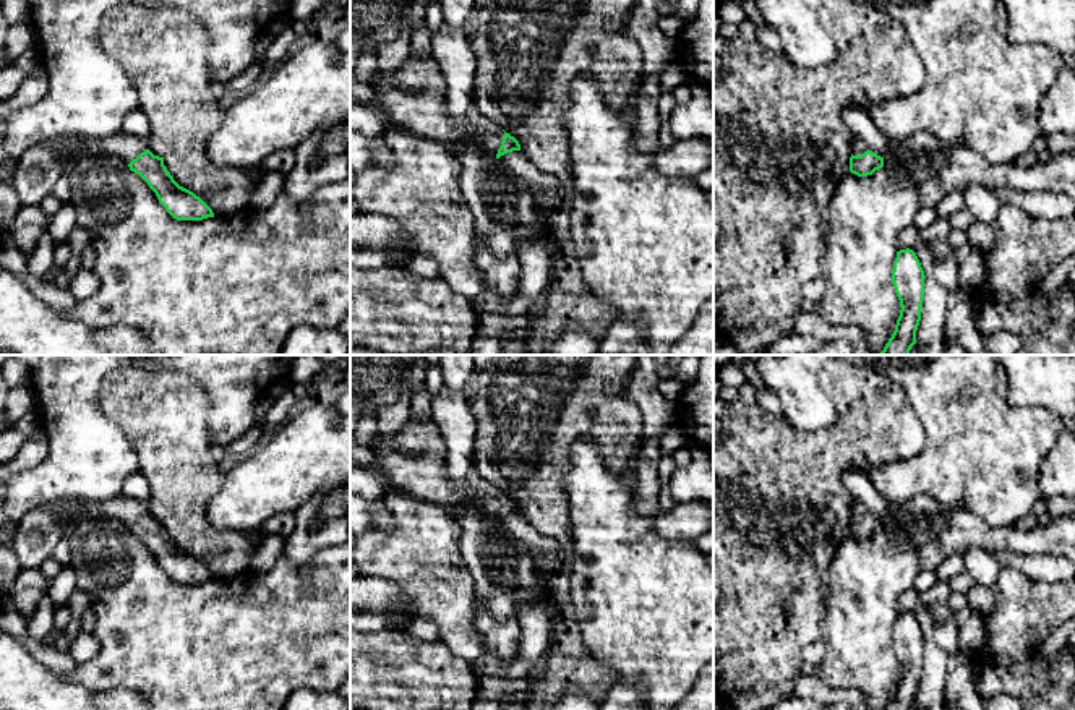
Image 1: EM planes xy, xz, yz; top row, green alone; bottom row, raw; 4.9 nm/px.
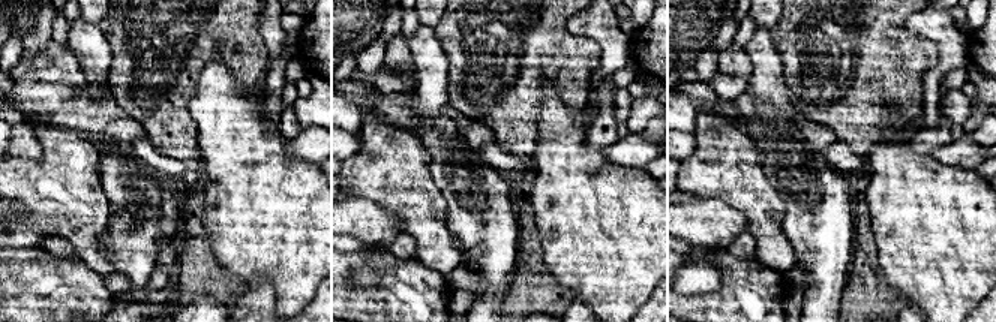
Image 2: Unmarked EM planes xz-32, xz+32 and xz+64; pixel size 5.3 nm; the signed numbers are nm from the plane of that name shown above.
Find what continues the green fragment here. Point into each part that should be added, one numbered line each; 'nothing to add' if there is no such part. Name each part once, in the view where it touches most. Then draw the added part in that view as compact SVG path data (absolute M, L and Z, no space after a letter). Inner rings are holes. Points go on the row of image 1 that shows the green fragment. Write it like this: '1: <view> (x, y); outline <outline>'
1: xz (412, 98); outline M410 57L391 75L373 75L375 99L388 123L452 148L469 149L478 157L495 160L504 131L473 105L464 117L448 112L446 81L435 58Z

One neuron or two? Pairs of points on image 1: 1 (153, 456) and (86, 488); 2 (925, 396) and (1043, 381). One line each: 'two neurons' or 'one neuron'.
1: two neurons
2: two neurons

